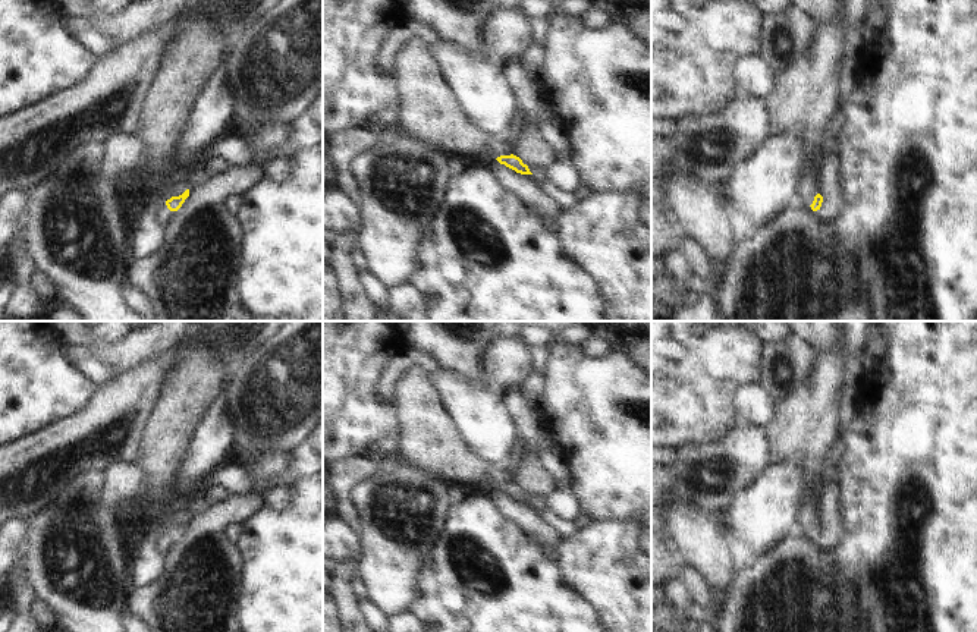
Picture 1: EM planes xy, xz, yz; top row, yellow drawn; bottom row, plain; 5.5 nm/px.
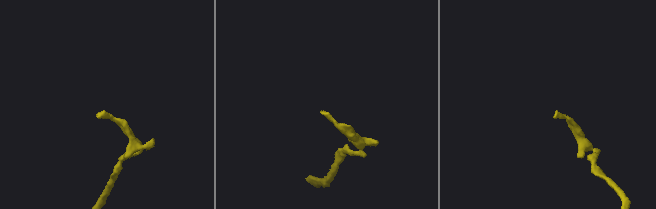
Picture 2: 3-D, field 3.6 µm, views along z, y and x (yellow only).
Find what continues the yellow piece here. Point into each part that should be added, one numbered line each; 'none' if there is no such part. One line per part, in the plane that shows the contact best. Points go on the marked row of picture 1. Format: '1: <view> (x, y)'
1: xy (191, 56)

